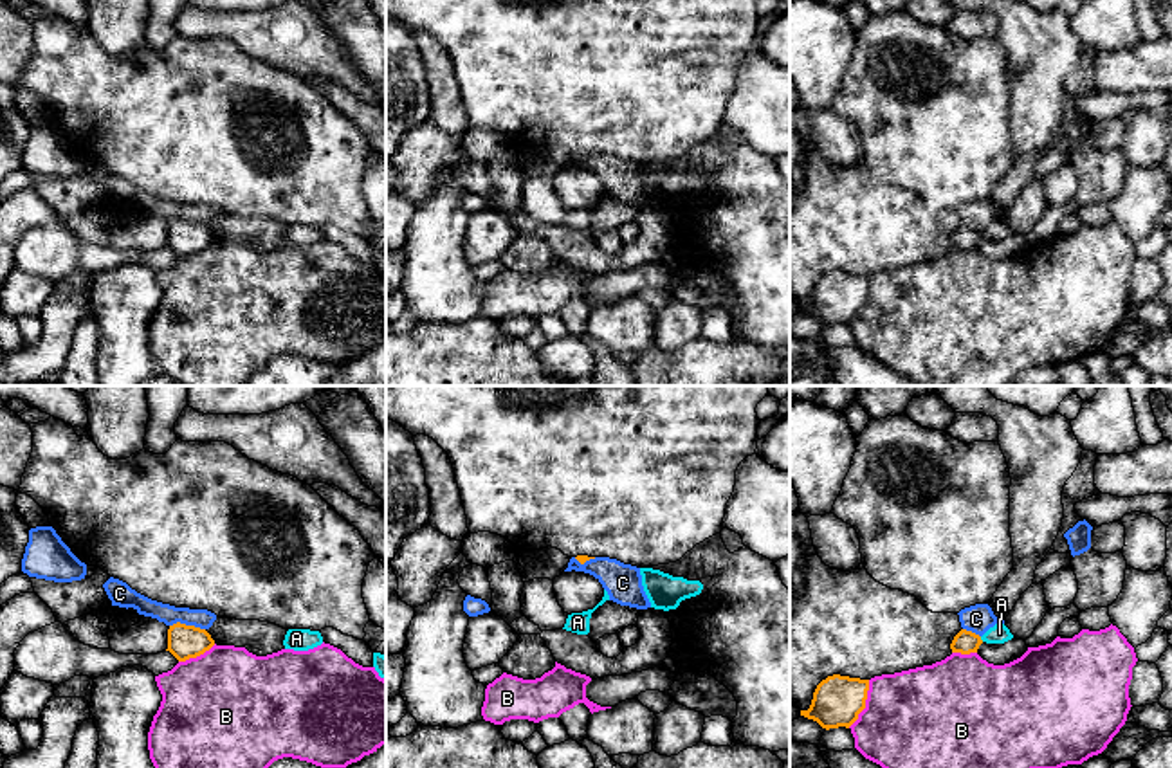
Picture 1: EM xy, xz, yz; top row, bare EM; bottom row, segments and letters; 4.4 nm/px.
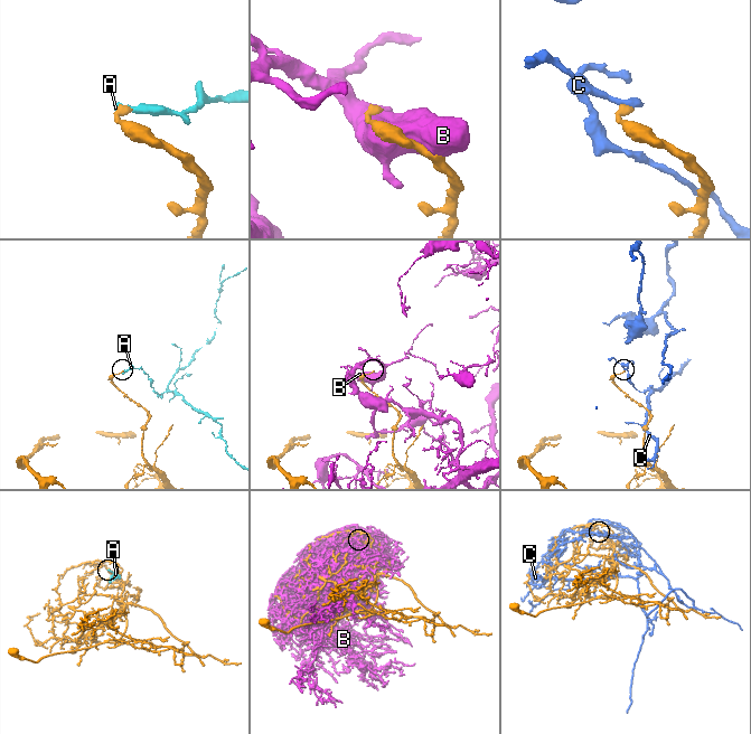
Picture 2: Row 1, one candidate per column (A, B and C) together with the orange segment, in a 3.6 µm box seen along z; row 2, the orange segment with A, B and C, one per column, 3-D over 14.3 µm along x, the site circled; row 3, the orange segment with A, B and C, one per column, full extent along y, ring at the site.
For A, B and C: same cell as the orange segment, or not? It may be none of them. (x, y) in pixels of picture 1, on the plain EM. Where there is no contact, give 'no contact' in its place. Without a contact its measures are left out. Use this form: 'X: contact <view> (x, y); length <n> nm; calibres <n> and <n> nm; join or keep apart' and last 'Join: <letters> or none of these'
A: contact yz (979, 235); length 30 nm; calibres 110 and 90 nm; keep apart
B: contact yz (864, 300); length 240 nm; calibres 220 and 480 nm; keep apart
C: contact xy (188, 222); length 160 nm; calibres 150 and 90 nm; keep apart
Join: none of these

